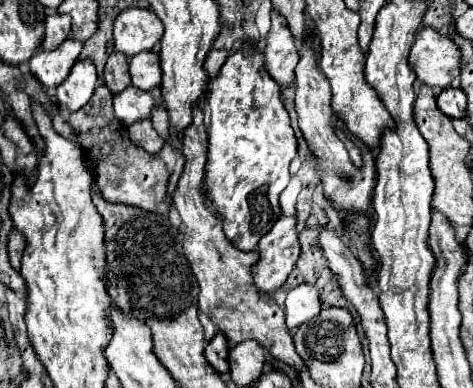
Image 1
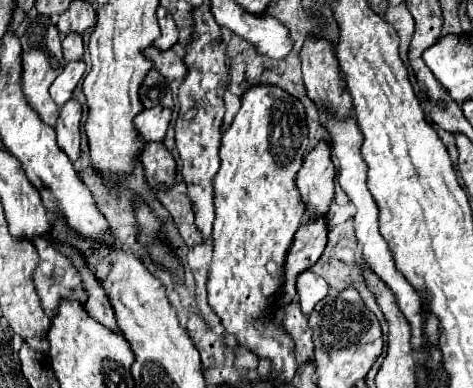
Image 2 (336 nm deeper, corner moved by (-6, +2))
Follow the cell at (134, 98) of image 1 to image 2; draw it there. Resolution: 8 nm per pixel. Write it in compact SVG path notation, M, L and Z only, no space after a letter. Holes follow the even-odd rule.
M155 106L155 108L143 110L143 112L139 112L139 116L135 116L135 130L139 132L139 136L145 142L163 140L169 122L171 122L171 110Z

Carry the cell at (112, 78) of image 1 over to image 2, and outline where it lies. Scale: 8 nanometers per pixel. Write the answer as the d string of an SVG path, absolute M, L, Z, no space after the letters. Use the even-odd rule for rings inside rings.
M151 68L151 72L147 72L147 76L143 78L143 84L139 88L139 98L145 108L153 108L153 106L173 108L169 80L163 78L155 68Z

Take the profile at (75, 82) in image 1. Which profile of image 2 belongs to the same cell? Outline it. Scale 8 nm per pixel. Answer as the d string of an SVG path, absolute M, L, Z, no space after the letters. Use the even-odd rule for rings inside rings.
M71 98L65 106L61 106L59 120L57 120L57 126L55 126L57 144L71 160L75 160L79 156L81 116L83 116L81 102L77 98Z

